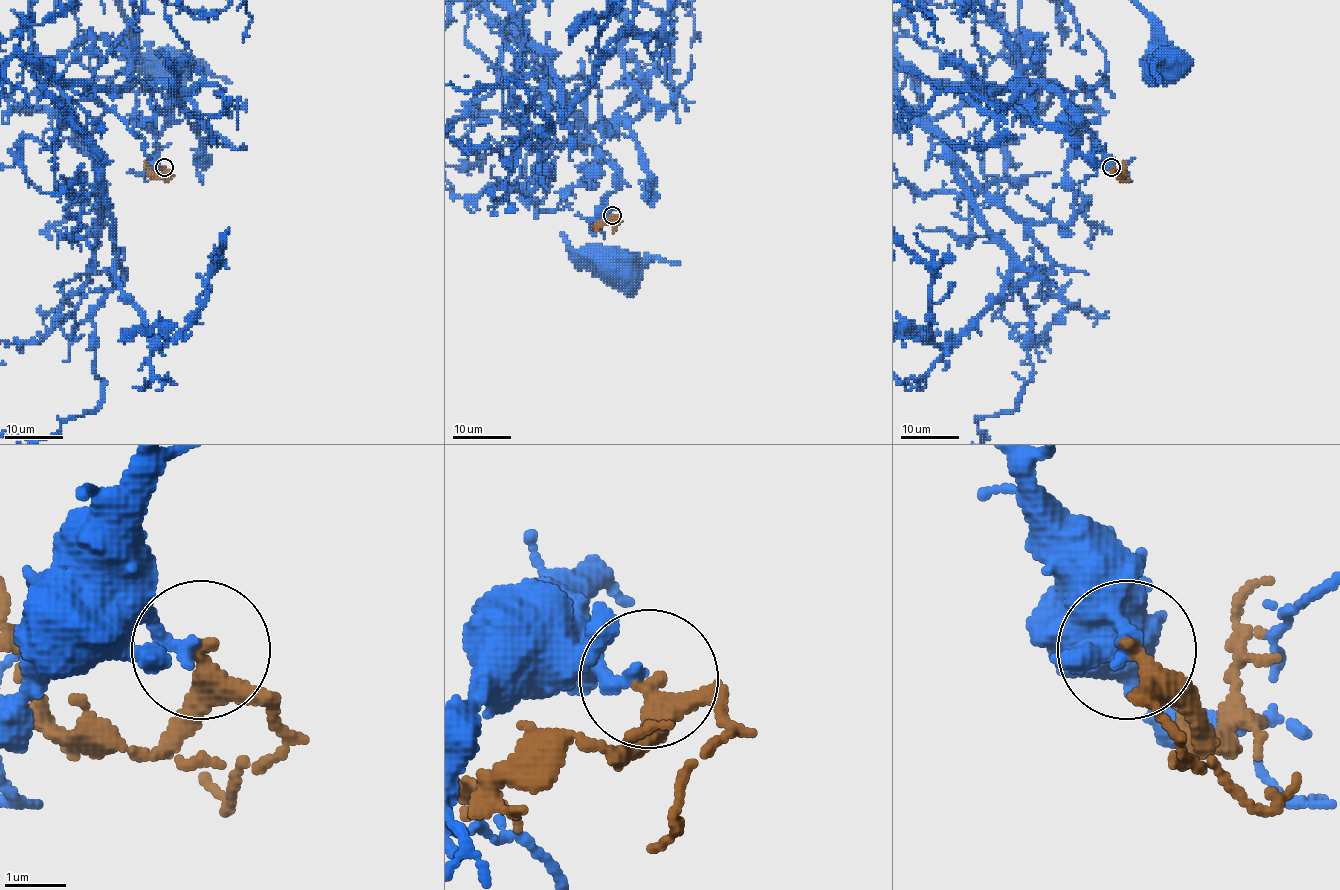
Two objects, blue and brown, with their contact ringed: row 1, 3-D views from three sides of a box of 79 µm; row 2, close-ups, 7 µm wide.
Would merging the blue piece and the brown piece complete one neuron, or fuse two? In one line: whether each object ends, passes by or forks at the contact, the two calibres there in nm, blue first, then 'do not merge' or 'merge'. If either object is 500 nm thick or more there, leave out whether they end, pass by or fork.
blue ends | brown passes by | 240/260 nm | do not merge

